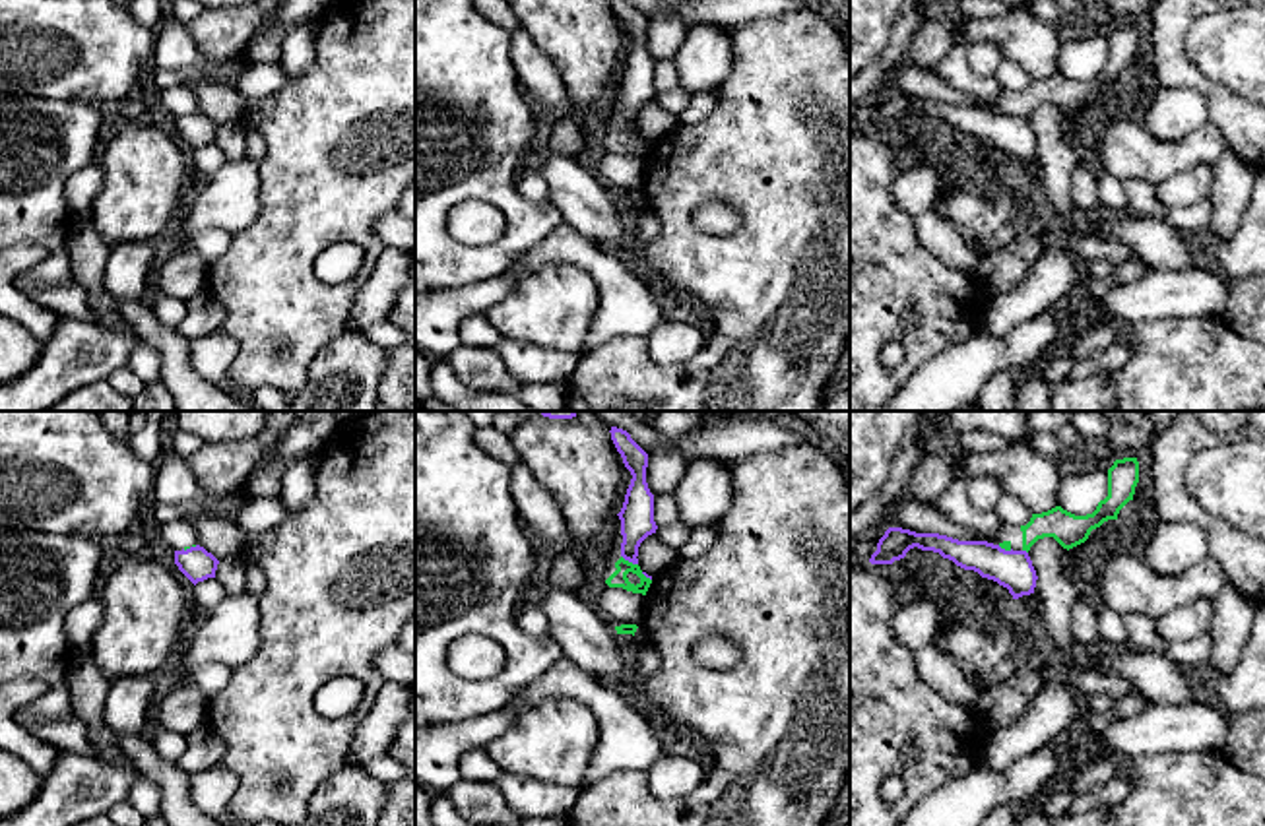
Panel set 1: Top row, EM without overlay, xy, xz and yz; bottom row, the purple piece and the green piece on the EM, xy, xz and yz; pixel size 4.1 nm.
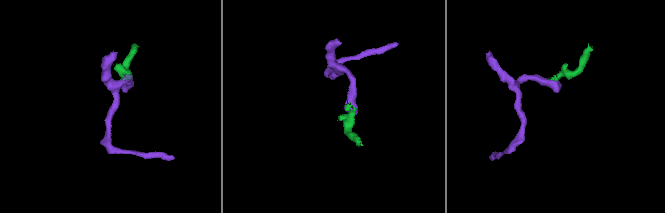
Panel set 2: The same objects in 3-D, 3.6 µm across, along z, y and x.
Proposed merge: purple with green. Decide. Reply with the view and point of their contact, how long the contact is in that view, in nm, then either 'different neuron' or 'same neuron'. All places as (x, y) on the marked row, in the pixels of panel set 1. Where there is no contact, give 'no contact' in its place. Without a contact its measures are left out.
meets purple in xz at (629, 561); contact 80 nm long; different neuron

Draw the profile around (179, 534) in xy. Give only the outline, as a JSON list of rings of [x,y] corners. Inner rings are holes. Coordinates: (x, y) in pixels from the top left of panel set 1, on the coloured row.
[[[175,520],[159,525],[161,537],[173,551],[186,551],[200,545],[198,533],[188,520]]]

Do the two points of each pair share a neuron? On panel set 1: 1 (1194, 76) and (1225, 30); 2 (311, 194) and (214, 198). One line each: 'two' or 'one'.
1: two
2: two

